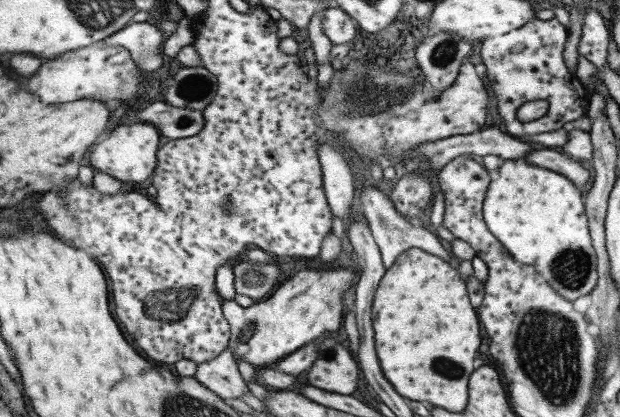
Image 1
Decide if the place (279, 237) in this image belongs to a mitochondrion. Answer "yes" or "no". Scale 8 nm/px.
no

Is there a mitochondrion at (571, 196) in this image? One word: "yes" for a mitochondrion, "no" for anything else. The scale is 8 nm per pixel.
no

